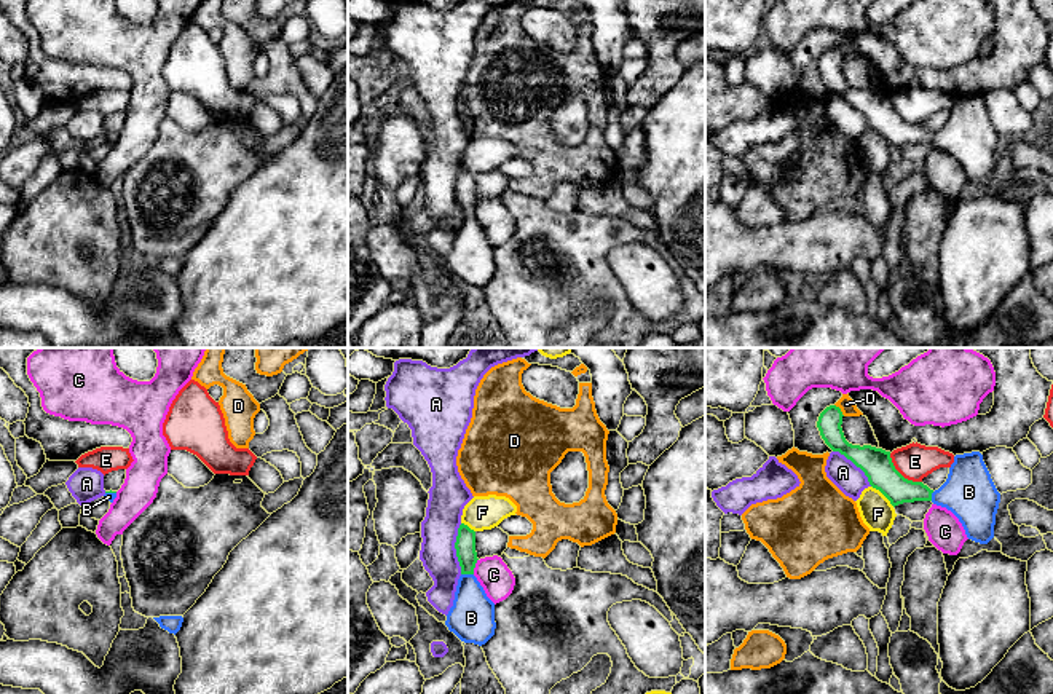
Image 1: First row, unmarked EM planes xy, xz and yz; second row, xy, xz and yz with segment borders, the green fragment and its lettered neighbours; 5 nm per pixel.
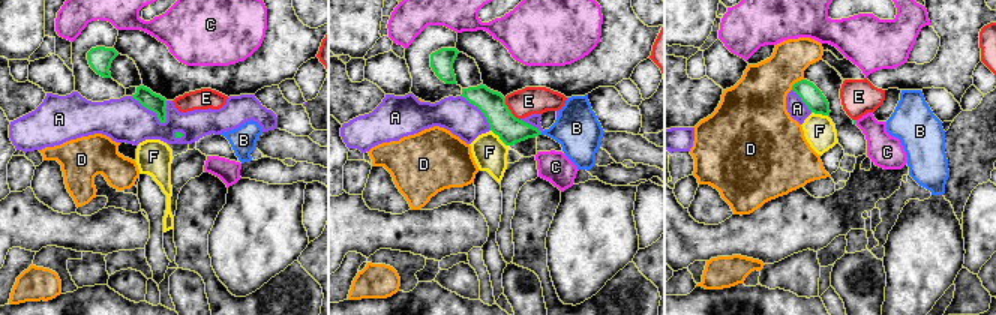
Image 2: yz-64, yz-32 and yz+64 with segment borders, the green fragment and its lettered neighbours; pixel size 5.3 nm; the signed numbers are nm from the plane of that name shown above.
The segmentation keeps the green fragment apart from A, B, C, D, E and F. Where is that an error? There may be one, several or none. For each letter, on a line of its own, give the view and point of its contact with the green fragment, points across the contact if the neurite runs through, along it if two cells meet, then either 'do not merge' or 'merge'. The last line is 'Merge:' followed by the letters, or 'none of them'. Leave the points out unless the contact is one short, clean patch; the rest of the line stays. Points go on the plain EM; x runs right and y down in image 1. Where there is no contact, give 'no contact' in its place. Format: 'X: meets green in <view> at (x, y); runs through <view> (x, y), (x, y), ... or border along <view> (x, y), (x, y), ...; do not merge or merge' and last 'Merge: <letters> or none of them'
A: meets green in xz at (455, 190); do not merge
B: meets green in xz at (468, 216); runs through xz (465, 187), (468, 216), (471, 260); merge
C: meets green in xz at (474, 209); do not merge
D: meets green in yz at (840, 53); do not merge
E: meets green in yz at (900, 117); do not merge
F: meets green in yz at (883, 136); do not merge
Merge: B

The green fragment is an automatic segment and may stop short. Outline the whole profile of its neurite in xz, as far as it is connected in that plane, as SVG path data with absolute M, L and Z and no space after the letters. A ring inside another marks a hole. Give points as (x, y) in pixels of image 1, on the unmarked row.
M464 166L458 171L455 191L461 219L445 268L461 284L482 289L495 278L495 246L487 239L483 230L474 219L474 211L479 203L475 195L475 174Z

